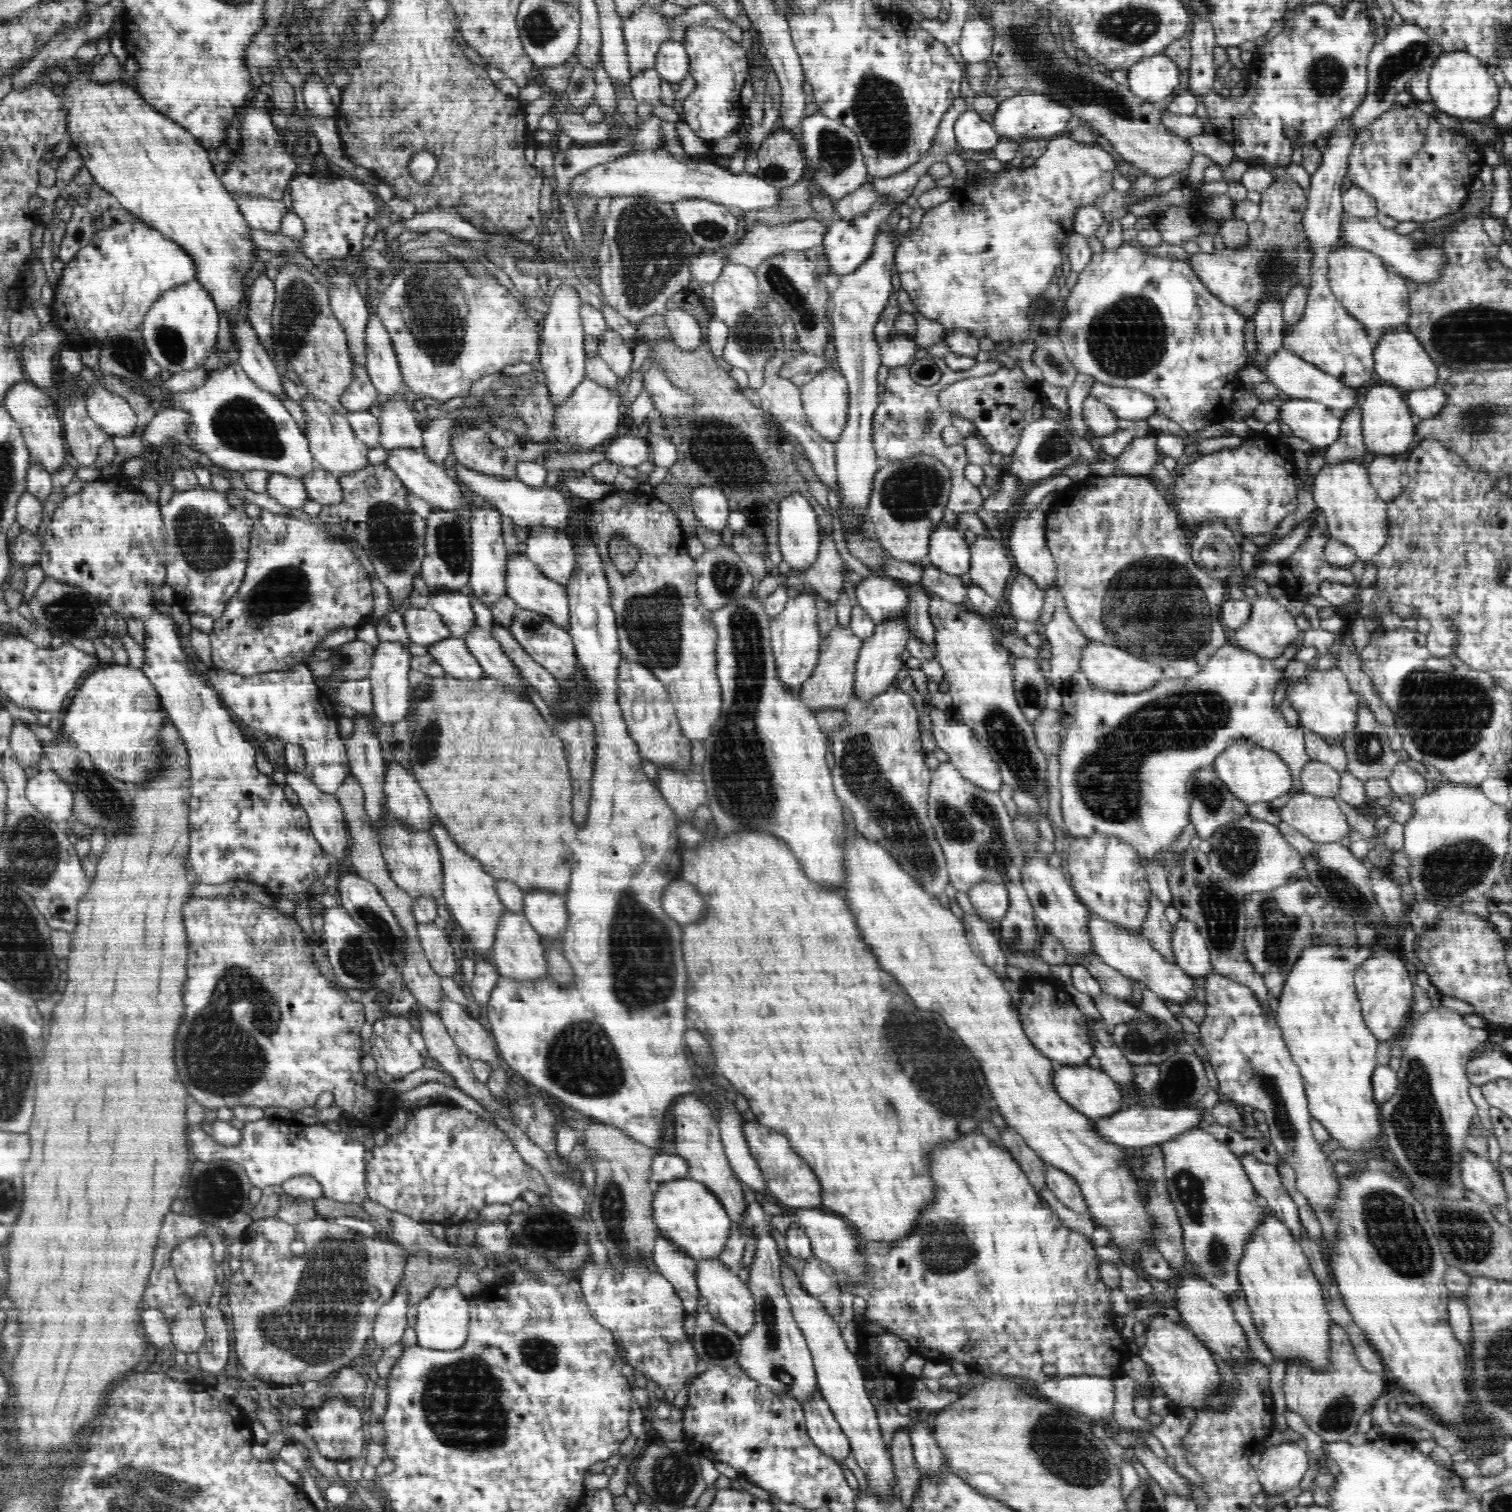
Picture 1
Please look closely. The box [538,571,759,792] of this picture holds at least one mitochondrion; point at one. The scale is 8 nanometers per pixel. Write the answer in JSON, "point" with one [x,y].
{"point":[652,621]}

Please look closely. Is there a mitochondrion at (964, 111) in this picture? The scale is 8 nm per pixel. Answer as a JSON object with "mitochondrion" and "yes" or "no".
{"mitochondrion":"no"}

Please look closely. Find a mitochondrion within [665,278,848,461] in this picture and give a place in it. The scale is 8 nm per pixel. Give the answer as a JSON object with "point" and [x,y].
{"point":[749,334]}

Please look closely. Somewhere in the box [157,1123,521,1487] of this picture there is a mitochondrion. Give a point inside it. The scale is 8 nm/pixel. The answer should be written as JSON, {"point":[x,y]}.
{"point":[328,1312]}

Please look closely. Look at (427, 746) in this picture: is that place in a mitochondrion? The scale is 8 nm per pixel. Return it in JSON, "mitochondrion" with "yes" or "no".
{"mitochondrion":"yes"}

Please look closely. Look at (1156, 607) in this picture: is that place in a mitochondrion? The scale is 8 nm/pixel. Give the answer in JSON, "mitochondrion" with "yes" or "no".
{"mitochondrion":"yes"}

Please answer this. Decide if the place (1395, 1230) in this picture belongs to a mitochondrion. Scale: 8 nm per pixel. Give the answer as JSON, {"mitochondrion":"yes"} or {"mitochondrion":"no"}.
{"mitochondrion":"yes"}

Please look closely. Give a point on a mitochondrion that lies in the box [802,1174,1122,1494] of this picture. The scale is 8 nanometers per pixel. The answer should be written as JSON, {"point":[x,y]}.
{"point":[1061,1453]}

